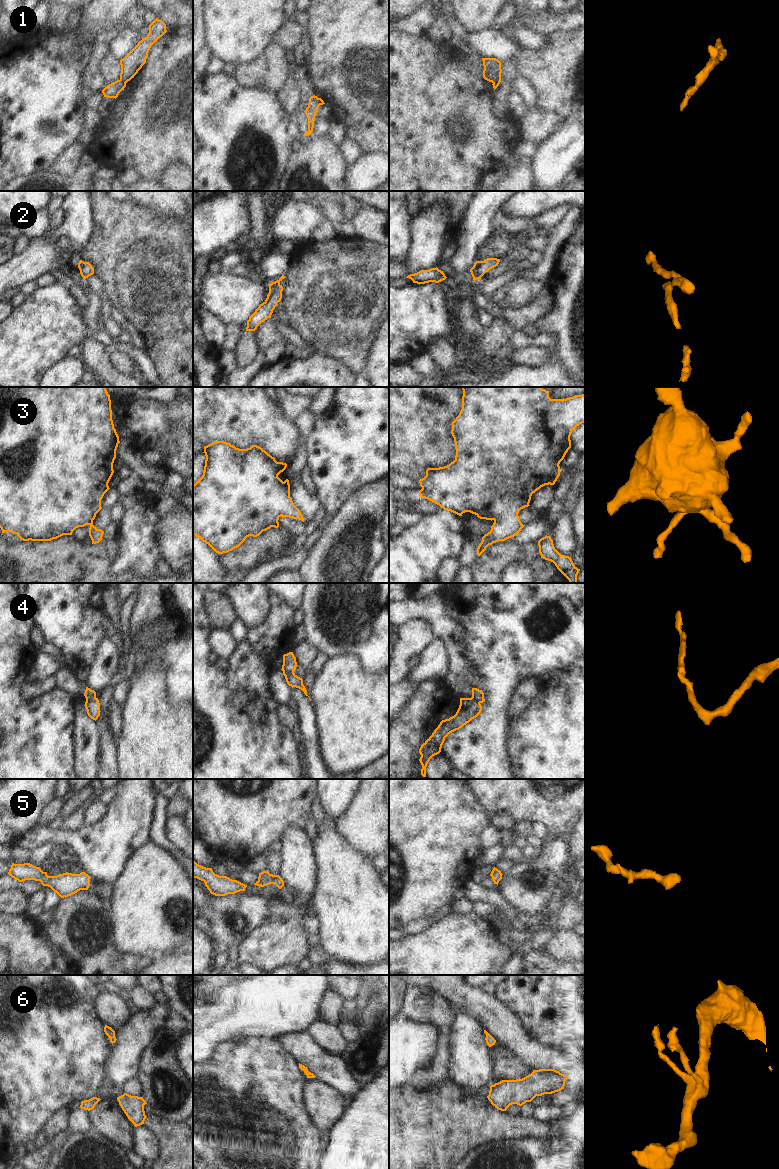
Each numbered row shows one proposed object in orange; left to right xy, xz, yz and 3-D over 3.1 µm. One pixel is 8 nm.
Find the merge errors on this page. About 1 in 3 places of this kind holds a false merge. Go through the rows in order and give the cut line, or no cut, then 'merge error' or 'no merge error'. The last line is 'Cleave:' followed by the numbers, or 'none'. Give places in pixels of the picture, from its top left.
1: xy (120, 79), (125, 84) | merge error
2: no cut | no merge error
3: no cut | no merge error
4: xz (283, 670), (293, 673) | merge error
5: no cut | no merge error
6: no cut | no merge error
Cleave: 1, 4

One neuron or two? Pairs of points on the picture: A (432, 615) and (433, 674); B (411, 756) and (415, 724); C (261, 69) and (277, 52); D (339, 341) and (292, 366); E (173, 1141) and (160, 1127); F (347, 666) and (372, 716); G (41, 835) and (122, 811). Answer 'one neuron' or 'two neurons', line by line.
A: two neurons
B: one neuron
C: one neuron
D: two neurons
E: one neuron
F: one neuron
G: one neuron

